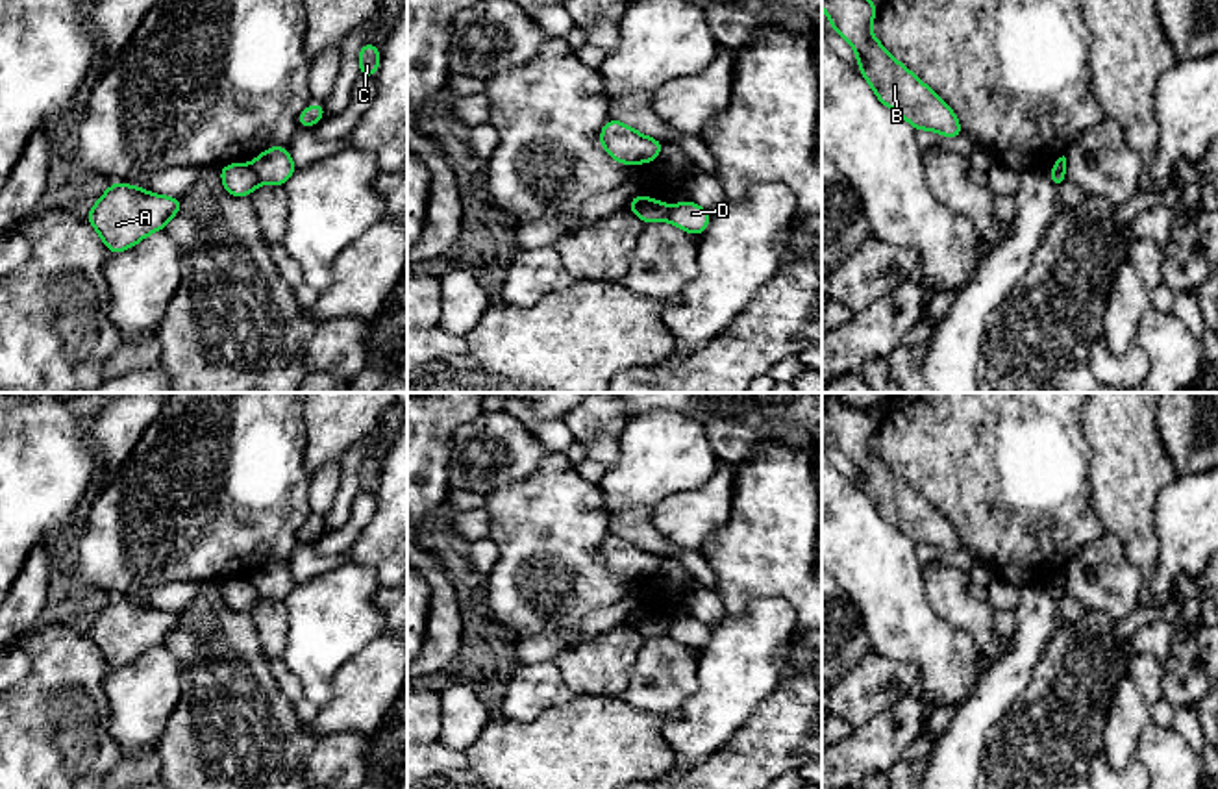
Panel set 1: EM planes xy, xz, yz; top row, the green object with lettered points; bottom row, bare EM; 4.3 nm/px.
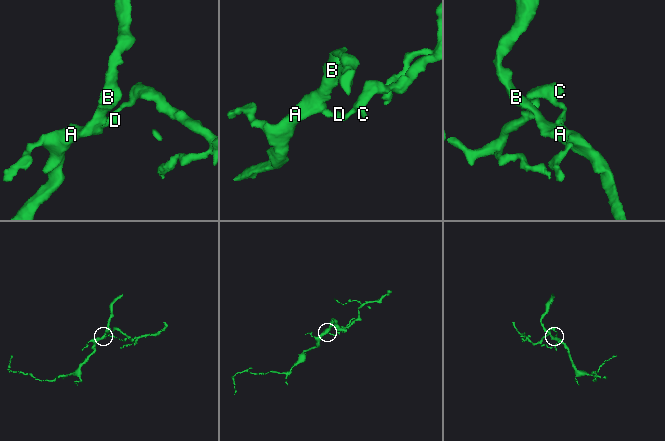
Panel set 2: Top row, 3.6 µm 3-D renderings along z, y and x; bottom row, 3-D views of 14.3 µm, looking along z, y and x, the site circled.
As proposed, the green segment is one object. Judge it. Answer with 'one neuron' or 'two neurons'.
two neurons

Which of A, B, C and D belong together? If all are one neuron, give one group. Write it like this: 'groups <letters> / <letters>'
groups A B / C D

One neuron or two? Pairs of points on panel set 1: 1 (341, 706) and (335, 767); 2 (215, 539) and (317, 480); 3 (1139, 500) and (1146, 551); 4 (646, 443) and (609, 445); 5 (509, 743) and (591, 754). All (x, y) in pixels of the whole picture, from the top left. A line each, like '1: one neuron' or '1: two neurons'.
1: two neurons
2: two neurons
3: one neuron
4: two neurons
5: one neuron

